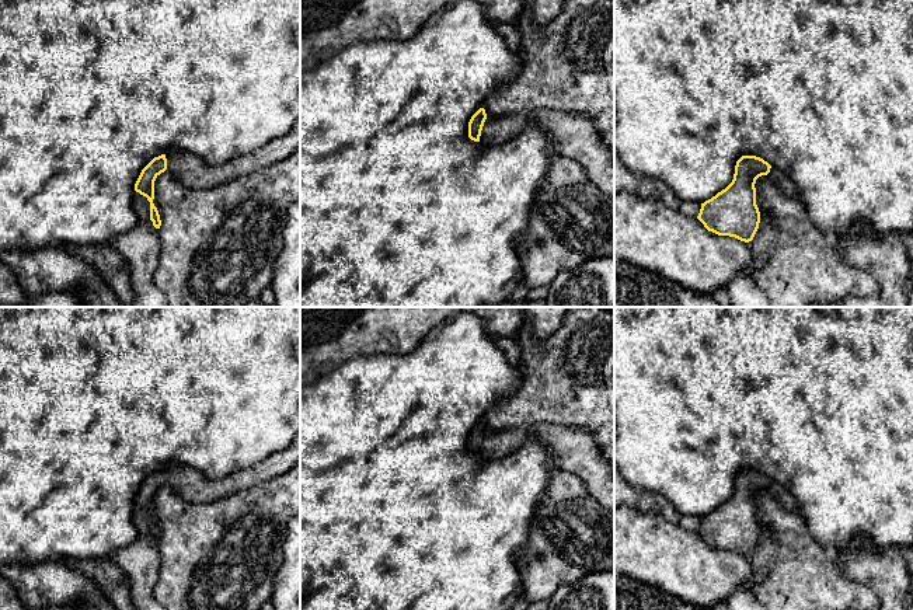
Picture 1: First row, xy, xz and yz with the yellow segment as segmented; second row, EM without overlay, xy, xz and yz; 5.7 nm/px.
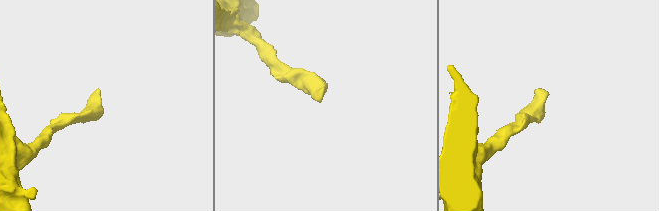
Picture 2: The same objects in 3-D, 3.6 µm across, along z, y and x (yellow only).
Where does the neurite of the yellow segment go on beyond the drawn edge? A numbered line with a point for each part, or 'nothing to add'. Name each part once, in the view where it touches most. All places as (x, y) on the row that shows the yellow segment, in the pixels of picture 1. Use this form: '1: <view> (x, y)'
1: xz (572, 135)

